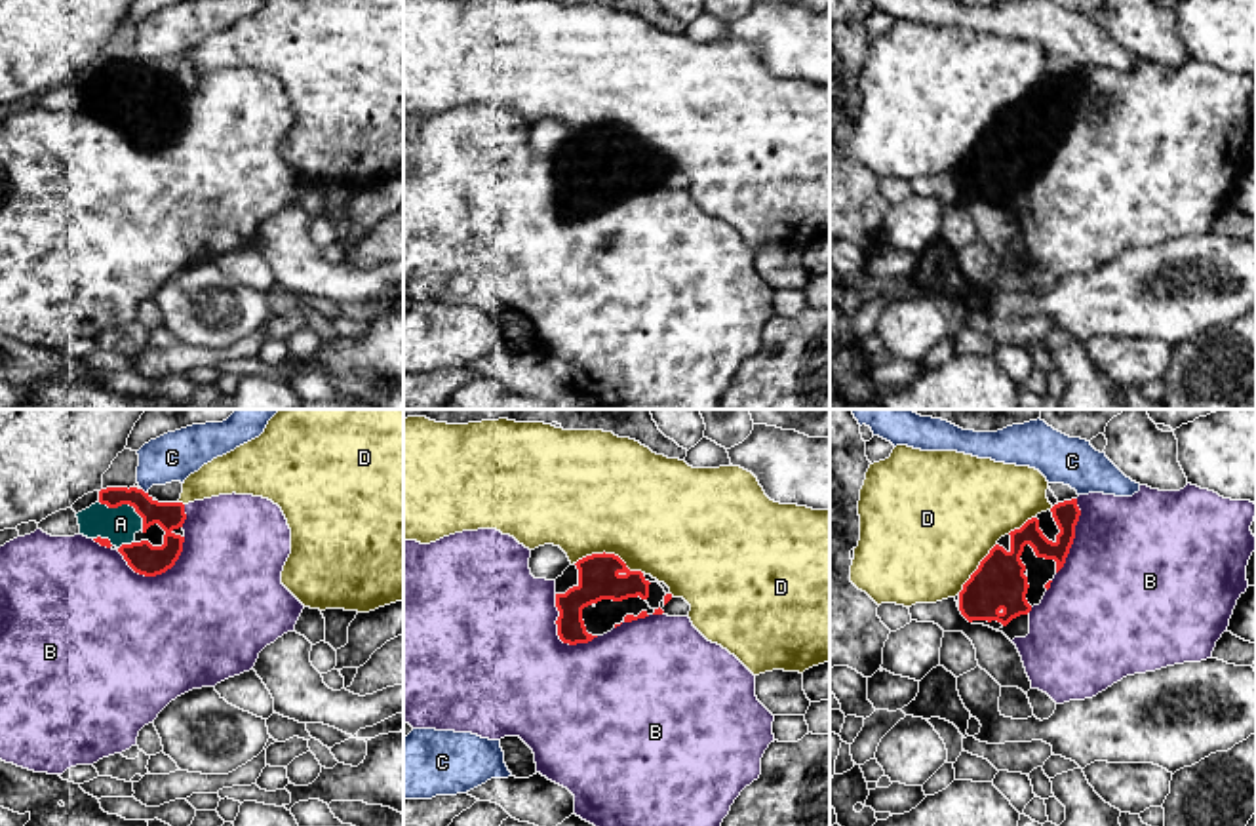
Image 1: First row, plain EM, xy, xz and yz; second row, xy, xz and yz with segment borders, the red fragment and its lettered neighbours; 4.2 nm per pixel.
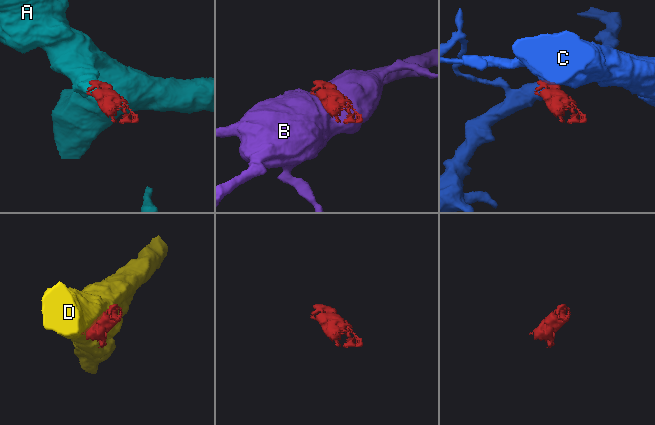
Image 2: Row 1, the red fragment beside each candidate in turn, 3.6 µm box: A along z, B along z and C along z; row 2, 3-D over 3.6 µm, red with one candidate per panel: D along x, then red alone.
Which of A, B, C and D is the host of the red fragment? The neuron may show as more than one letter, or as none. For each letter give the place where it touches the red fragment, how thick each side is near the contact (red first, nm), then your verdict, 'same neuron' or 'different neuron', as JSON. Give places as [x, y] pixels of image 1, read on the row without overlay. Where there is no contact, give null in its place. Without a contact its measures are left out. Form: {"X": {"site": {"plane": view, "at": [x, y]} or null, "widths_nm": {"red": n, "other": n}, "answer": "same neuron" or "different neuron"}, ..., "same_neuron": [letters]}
{"A": {"site": {"plane": "xy", "at": [128, 77]}, "widths_nm": {"red": 140, "other": 150}, "answer": "same neuron"}, "B": {"site": {"plane": "xy", "at": [156, 147]}, "widths_nm": {"red": 140, "other": 480}, "answer": "different neuron"}, "C": {"site": {"plane": "xy", "at": [143, 65]}, "widths_nm": {"red": 120, "other": 200}, "answer": "different neuron"}, "D": {"site": {"plane": "xz", "at": [609, 128]}, "widths_nm": {"red": 180, "other": 480}, "answer": "different neuron"}, "same_neuron": ["A"]}

